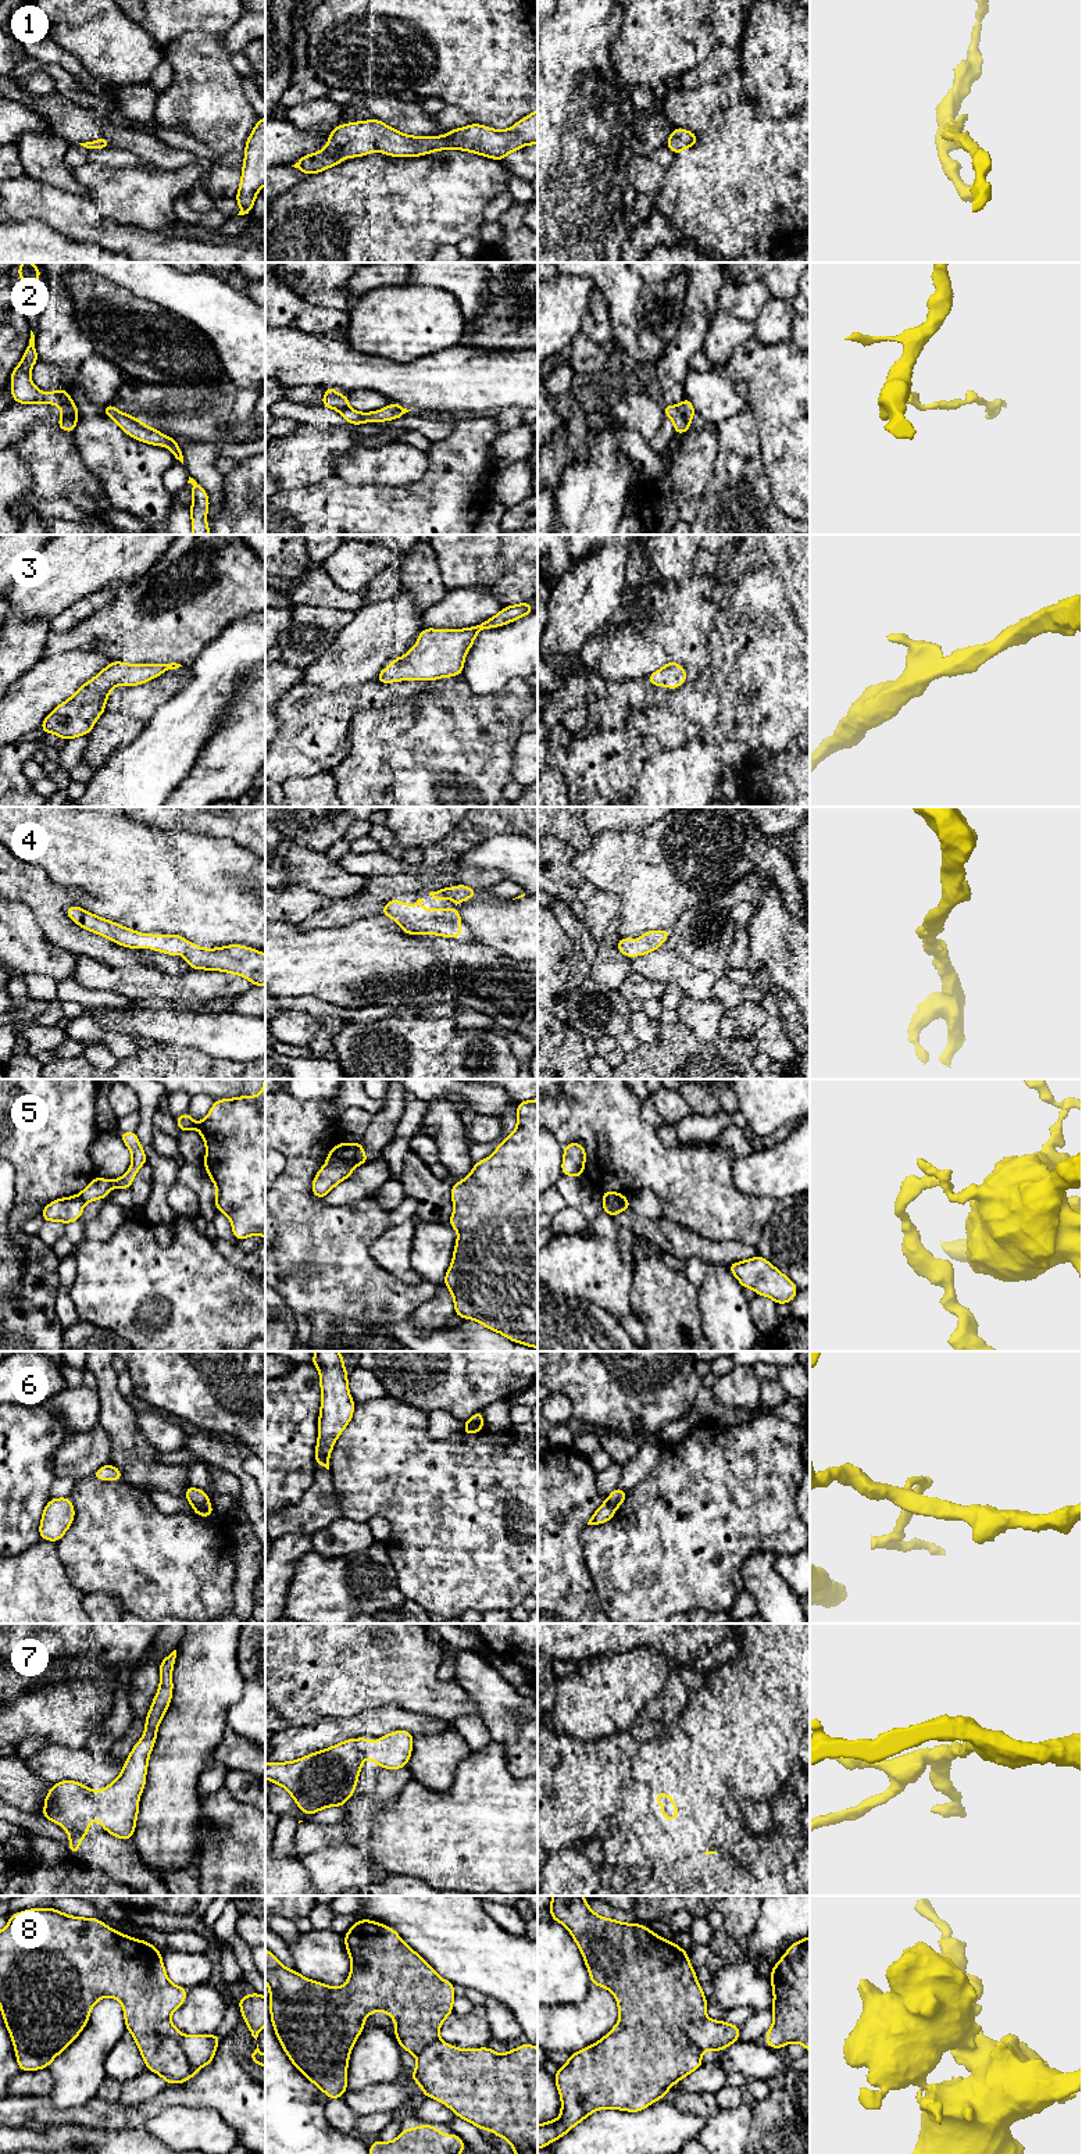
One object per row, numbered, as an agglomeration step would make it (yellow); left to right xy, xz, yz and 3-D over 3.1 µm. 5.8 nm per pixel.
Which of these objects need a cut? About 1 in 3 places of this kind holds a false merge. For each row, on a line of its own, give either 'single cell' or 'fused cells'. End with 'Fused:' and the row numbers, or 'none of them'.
1: single cell
2: fused cells
3: single cell
4: single cell
5: fused cells
6: fused cells
7: single cell
8: single cell
Fused: 2, 5, 6

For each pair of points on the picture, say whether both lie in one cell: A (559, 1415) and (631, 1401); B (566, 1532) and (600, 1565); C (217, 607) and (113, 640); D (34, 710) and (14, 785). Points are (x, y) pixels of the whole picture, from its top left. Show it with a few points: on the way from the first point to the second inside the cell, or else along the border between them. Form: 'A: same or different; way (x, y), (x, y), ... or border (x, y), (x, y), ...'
A: different; border (552, 1392), (560, 1392), (568, 1399), (572, 1415)
B: different; border (586, 1524), (581, 1543), (585, 1567), (593, 1582)
C: same; way (190, 607), (178, 607), (165, 617), (139, 627)
D: different; border (21, 739), (14, 742)

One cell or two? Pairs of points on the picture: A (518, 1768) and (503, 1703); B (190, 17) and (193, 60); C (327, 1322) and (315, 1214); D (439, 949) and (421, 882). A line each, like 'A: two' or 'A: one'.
A: one
B: two
C: two
D: two

